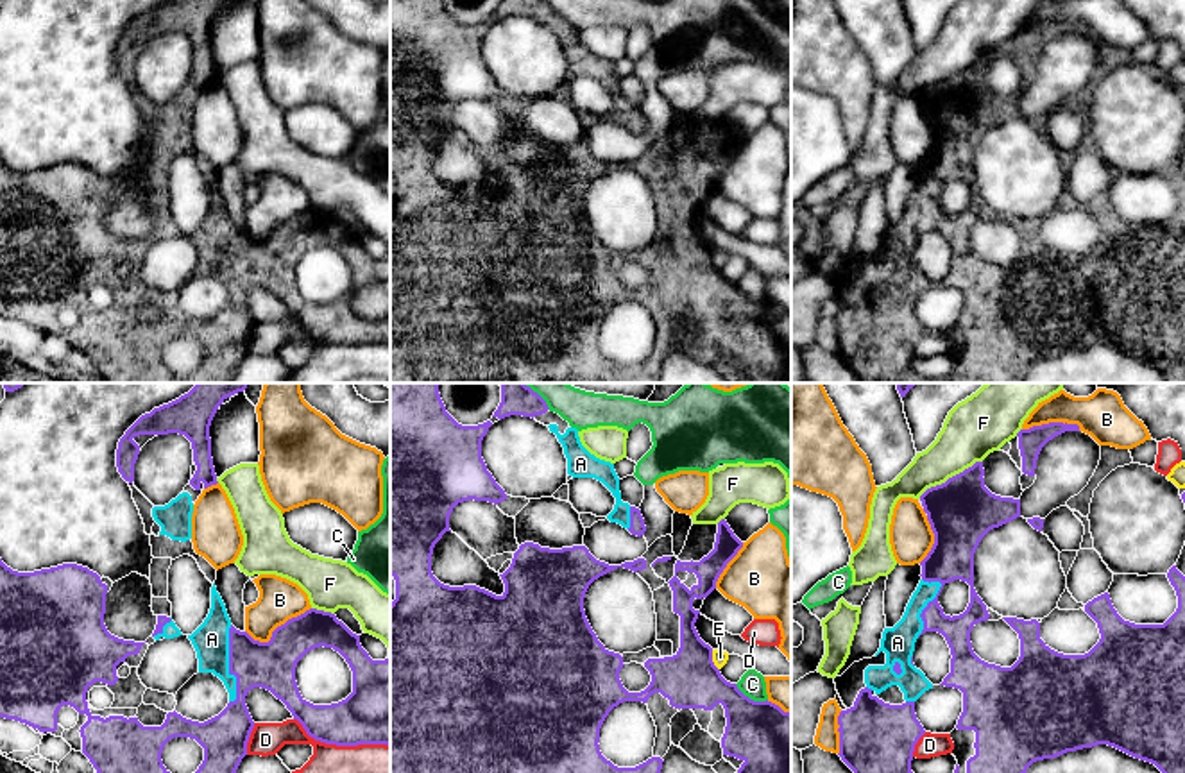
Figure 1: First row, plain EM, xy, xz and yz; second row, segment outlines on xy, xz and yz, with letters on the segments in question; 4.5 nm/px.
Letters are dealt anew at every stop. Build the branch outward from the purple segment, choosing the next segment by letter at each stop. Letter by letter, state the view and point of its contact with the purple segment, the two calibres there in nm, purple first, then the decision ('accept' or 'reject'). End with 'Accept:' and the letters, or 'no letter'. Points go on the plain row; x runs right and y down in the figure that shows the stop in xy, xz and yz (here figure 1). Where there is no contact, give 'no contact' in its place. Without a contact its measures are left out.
A: xy (230, 263) | 220/160 nm | accept
B: xy (276, 228) | 220/190 nm | reject
C: xz (749, 297) | 320/120 nm | reject
D: xy (341, 344) | 320/220 nm | reject
E: xz (711, 260) | 260/70 nm | reject
F: yz (949, 77) | 300/260 nm | reject
Accept: A

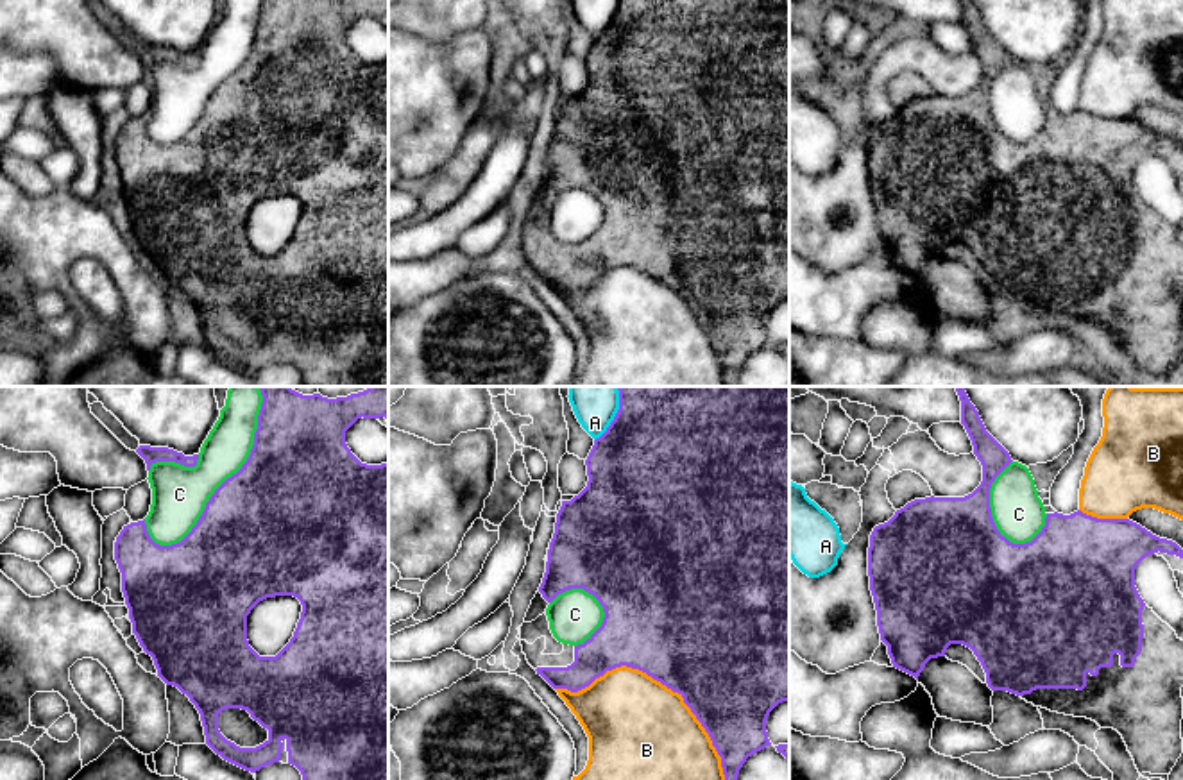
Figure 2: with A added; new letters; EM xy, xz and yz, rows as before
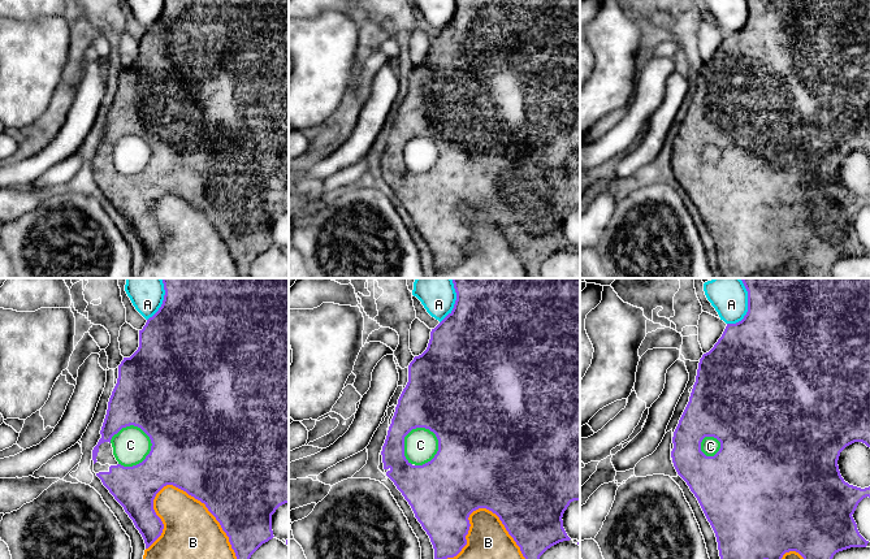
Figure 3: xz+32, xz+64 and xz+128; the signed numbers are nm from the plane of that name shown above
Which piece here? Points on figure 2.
A: xz (612, 20) | 500/140 nm | reject
B: xz (663, 283) | 500/480 nm | reject
C: xy (224, 81) | 500/260 nm | reject
Accept: no letter

